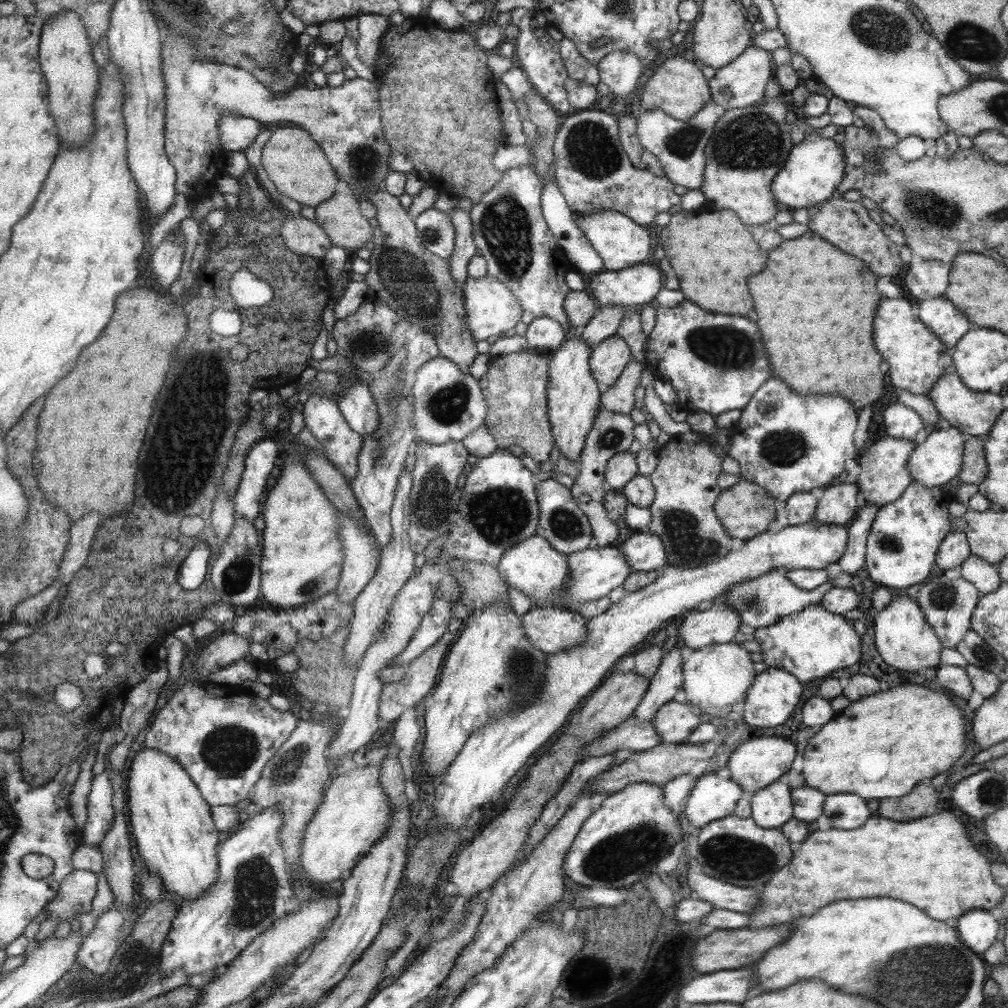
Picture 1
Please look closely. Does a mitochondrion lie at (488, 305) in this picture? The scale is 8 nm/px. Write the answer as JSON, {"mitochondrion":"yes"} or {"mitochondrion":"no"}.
{"mitochondrion":"no"}

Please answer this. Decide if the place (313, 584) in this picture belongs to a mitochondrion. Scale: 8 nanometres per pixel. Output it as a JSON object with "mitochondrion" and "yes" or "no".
{"mitochondrion":"yes"}

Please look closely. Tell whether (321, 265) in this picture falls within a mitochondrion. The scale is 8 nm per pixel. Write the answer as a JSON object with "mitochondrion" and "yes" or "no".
{"mitochondrion":"no"}

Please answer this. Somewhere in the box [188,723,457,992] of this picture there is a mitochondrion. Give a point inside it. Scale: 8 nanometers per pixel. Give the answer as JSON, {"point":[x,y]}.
{"point":[256,883]}

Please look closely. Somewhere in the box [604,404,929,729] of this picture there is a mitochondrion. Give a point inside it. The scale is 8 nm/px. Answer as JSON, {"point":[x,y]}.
{"point":[688,543]}

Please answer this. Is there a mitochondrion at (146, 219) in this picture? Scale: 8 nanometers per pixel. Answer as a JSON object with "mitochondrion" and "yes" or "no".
{"mitochondrion":"no"}

